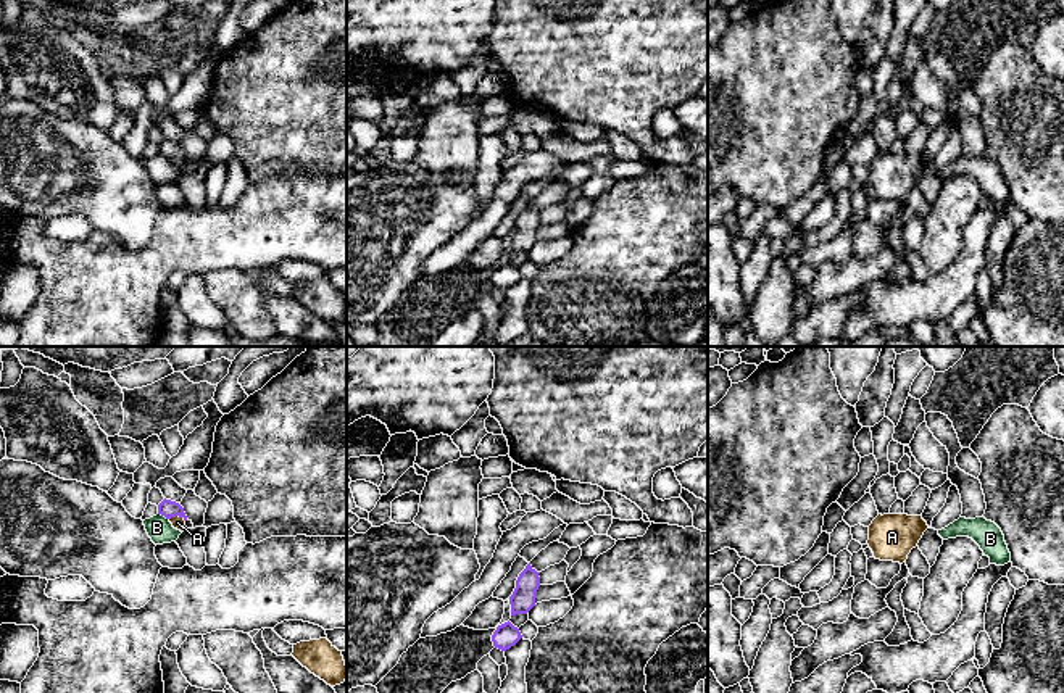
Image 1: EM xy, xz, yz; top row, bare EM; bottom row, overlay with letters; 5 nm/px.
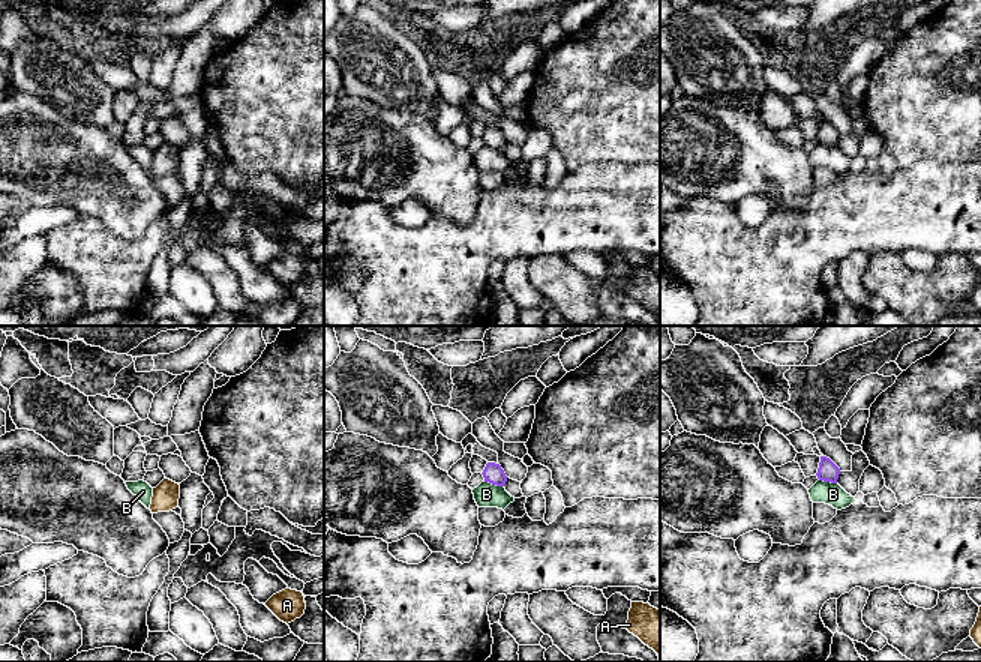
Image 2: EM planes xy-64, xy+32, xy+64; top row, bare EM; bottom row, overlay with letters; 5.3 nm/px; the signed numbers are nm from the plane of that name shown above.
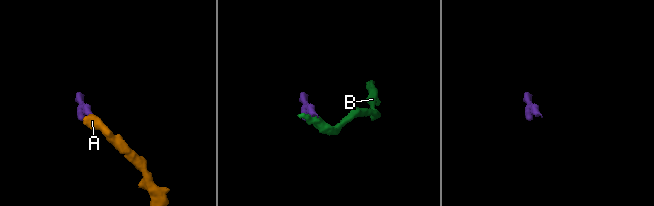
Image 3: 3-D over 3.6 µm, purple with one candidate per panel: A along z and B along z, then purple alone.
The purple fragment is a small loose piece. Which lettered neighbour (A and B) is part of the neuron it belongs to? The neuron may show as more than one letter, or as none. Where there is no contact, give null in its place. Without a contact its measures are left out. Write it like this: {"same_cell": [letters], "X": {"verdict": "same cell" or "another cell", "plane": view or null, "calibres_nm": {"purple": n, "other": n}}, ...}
{"same_cell": ["A"], "A": {"verdict": "same cell", "plane": "xy", "calibres_nm": {"purple": 90, "other": 70}}, "B": {"verdict": "another cell", "plane": "xy", "calibres_nm": {"purple": 90, "other": 120}}}

